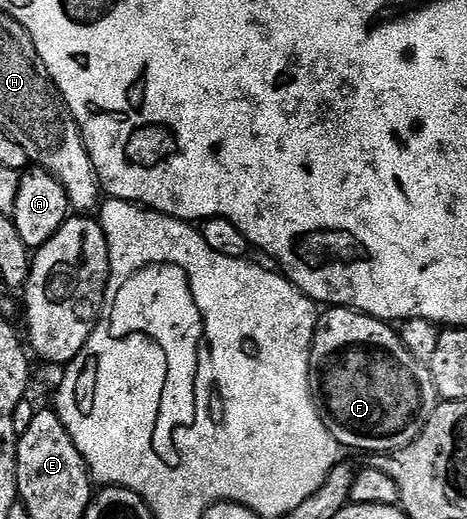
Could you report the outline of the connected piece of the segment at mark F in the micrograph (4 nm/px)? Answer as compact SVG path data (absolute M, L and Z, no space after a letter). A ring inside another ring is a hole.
M344 306L324 309L318 315L311 345L311 396L325 428L329 428L340 447L366 452L390 452L408 446L423 431L440 401L430 365L409 356L388 323Z

